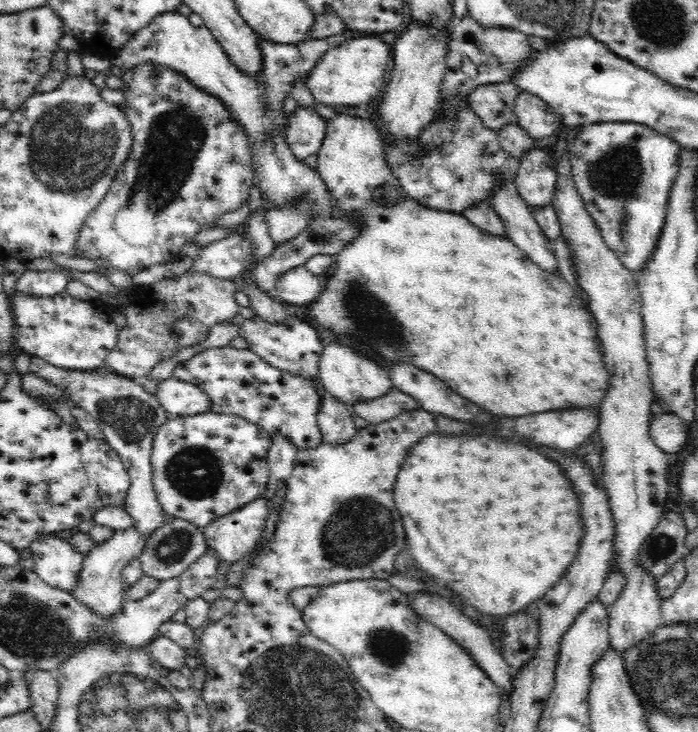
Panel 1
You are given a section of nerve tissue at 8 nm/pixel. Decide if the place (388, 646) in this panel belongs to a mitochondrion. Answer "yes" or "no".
yes

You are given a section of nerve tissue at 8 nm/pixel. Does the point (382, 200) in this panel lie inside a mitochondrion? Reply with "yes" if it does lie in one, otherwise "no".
no

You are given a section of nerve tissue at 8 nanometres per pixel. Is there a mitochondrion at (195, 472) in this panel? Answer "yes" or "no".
yes

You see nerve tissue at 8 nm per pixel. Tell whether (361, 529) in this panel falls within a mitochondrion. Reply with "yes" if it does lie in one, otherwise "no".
yes

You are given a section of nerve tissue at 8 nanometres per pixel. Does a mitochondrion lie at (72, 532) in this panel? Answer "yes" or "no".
no

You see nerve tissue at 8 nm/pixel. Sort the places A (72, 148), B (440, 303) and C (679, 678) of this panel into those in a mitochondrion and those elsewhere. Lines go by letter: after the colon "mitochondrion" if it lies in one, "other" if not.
A: mitochondrion
B: other
C: mitochondrion

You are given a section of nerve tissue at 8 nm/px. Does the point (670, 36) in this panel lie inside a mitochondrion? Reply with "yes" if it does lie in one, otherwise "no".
yes

